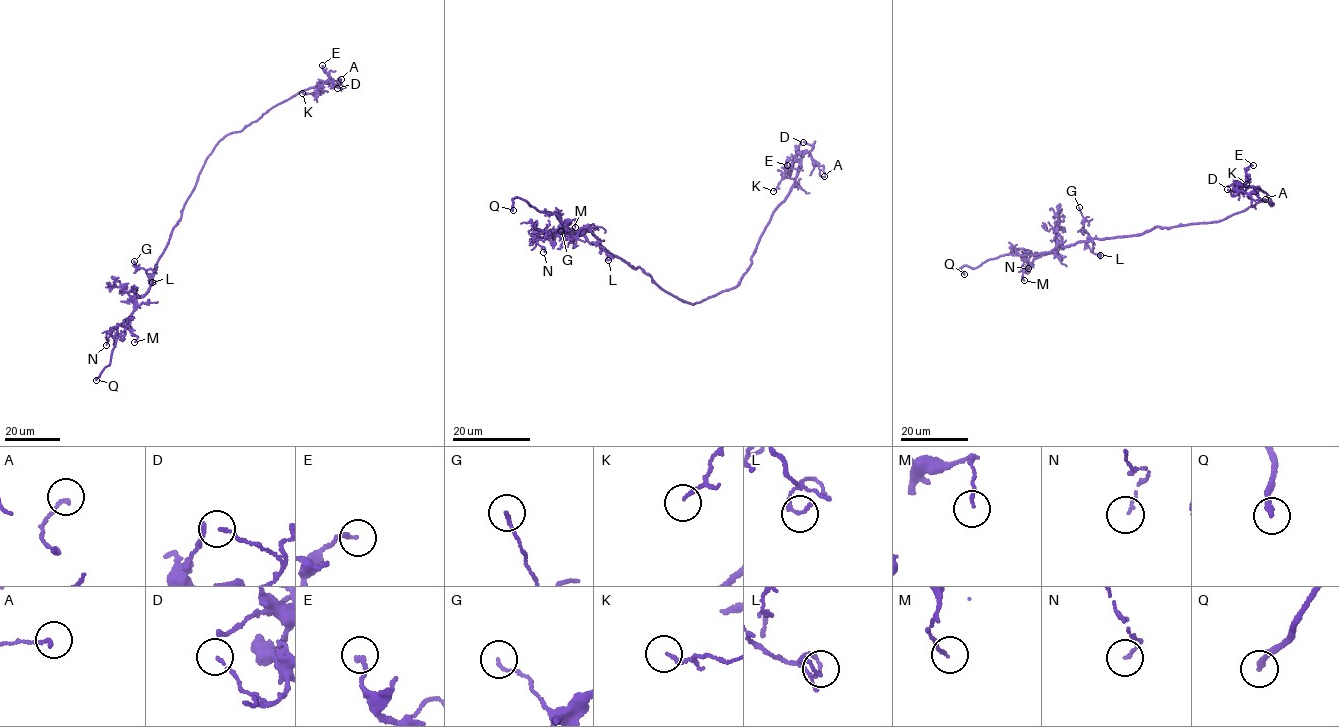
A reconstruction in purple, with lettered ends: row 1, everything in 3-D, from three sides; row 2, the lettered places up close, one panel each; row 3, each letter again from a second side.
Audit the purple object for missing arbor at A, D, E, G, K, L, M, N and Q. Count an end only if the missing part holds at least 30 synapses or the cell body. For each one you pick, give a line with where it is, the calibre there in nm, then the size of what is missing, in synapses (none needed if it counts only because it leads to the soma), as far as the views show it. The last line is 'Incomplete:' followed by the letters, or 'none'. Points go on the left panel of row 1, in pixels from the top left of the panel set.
Q: (96, 380) | 220 nm
Incomplete: Q

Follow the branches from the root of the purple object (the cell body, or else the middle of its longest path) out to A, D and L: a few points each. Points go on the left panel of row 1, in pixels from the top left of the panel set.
A: (188, 198), (206, 159), (225, 136), (240, 131), (300, 92), (332, 81), (339, 85), (341, 79)
D: (188, 198), (206, 159), (225, 136), (240, 131), (304, 90), (332, 81), (342, 88), (337, 88)
L: (188, 198), (153, 273), (149, 274), (152, 282)

